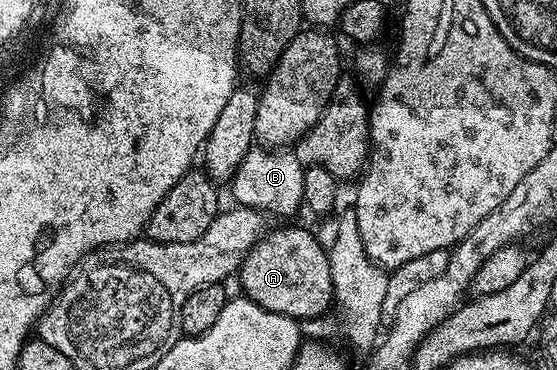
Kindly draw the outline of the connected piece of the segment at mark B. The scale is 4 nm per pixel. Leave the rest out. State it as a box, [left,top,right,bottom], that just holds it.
[231,149,306,216]

